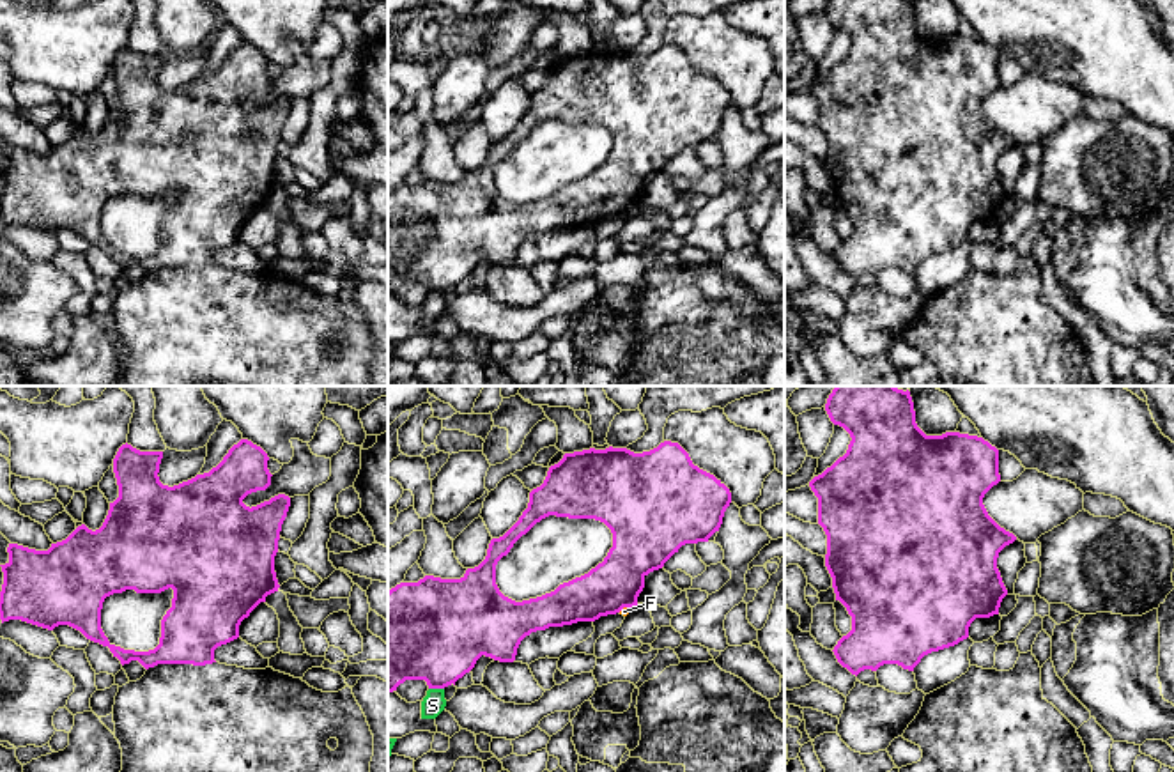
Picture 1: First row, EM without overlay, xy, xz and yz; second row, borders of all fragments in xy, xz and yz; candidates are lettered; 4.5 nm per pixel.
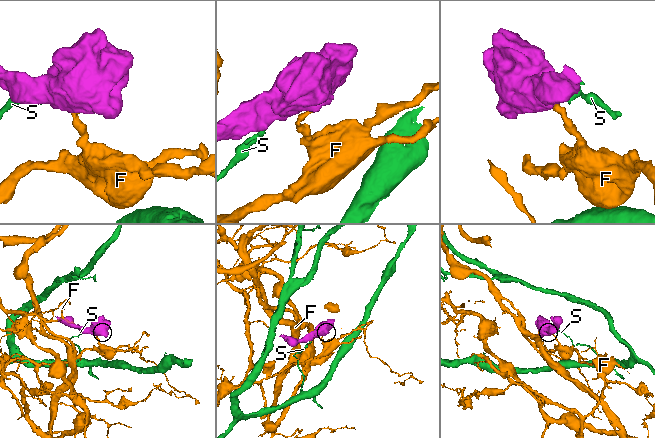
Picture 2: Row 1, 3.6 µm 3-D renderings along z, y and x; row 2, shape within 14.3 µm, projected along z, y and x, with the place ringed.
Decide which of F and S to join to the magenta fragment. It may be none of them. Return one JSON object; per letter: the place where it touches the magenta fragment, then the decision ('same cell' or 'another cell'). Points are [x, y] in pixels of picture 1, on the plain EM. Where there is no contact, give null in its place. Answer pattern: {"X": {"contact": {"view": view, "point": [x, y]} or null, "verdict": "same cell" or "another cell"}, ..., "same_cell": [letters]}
{"F": {"contact": {"view": "xz", "point": [624, 209]}, "verdict": "another cell"}, "S": {"contact": {"view": "xz", "point": [436, 291]}, "verdict": "another cell"}, "same_cell": []}

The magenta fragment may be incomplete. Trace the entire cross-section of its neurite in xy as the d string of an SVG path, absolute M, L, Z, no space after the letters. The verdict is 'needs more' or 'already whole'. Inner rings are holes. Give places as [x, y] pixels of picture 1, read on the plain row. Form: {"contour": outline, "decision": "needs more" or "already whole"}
{"contour": "M248 42L234 48L223 64L209 76L179 89L168 90L159 85L163 55L140 55L122 48L113 62L113 76L119 89L119 101L110 106L103 129L96 135L85 127L78 129L66 143L51 147L48 154L35 154L9 147L9 165L2 170L4 188L0 195L0 223L21 223L48 234L69 228L87 243L108 250L120 267L138 264L145 273L158 267L212 267L214 253L239 241L239 228L250 216L266 205L266 200L278 195L274 159L282 127L287 120L290 101L278 97L257 110L246 110L243 103L271 89L267 57ZM135 193L136 197L161 197L174 193L172 211L161 223L159 248L149 255L135 255L115 250L101 232L101 212L106 200Z", "decision": "already whole"}

